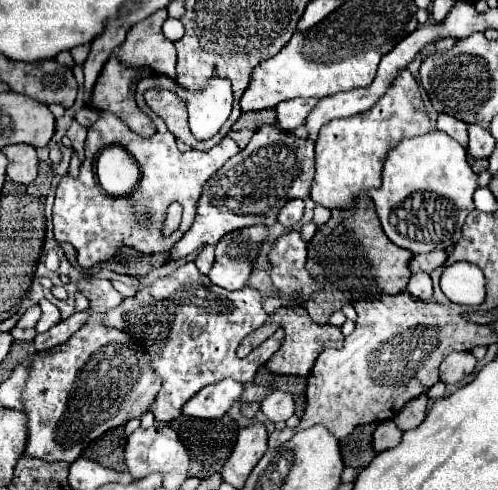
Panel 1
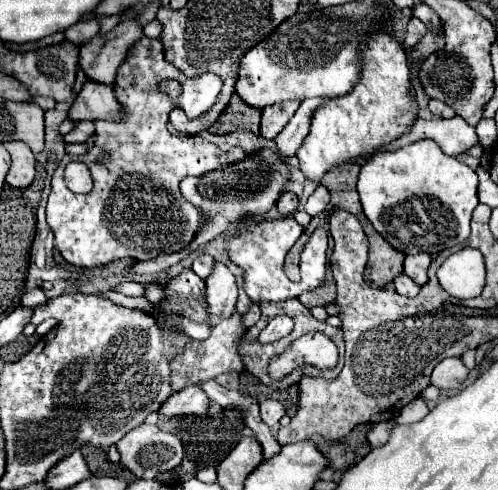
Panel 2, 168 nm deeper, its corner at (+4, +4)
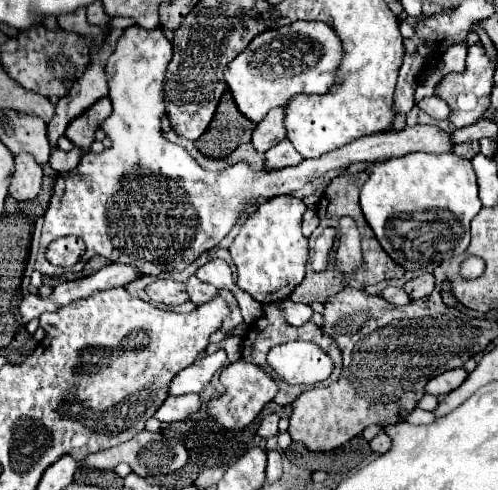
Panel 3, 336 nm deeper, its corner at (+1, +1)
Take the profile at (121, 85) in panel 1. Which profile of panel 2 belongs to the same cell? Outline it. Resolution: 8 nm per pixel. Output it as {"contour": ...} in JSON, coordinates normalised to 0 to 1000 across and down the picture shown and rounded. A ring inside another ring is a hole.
{"contour":[[[173,167],[161,192],[153,196],[137,241],[149,249],[165,245],[241,245],[245,220],[229,196],[229,180],[197,167]]]}

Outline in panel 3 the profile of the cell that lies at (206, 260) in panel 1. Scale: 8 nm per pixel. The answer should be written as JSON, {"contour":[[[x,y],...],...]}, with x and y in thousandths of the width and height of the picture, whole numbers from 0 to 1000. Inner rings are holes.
{"contour":[[[428,529],[428,533],[412,537],[408,545],[396,549],[392,561],[412,578],[432,582],[436,590],[464,590],[472,582],[468,565],[464,565],[464,549],[448,529]]]}

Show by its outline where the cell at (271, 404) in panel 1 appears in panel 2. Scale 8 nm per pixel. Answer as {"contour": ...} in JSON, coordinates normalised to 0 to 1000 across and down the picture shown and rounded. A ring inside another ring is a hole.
{"contour":[[[530,816],[522,820],[522,853],[534,869],[550,869],[574,845],[570,829],[558,816]]]}

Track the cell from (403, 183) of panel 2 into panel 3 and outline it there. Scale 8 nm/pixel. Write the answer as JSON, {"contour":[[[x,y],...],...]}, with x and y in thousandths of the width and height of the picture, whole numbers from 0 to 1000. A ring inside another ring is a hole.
{"contour":[[[841,308],[785,329],[737,337],[733,349],[741,361],[725,382],[725,427],[757,492],[793,537],[817,553],[869,553],[890,529],[922,520],[938,508],[942,455],[966,427],[958,361],[942,324],[926,324],[914,312],[865,316]]]}

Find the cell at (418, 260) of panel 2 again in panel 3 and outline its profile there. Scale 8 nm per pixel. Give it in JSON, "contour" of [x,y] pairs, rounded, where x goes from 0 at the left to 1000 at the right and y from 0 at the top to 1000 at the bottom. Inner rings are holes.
{"contour":[[[849,557],[841,565],[821,569],[809,586],[825,610],[849,610],[869,594],[869,582],[873,582],[873,565],[865,557]]]}

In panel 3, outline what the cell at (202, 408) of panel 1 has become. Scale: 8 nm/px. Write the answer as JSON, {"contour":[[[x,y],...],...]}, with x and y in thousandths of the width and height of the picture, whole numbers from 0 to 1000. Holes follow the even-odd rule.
{"contour":[[[363,806],[363,810],[335,810],[331,827],[319,831],[319,839],[311,843],[311,855],[343,863],[343,859],[371,859],[380,855],[388,843],[396,843],[404,835],[408,818],[400,806]]]}

